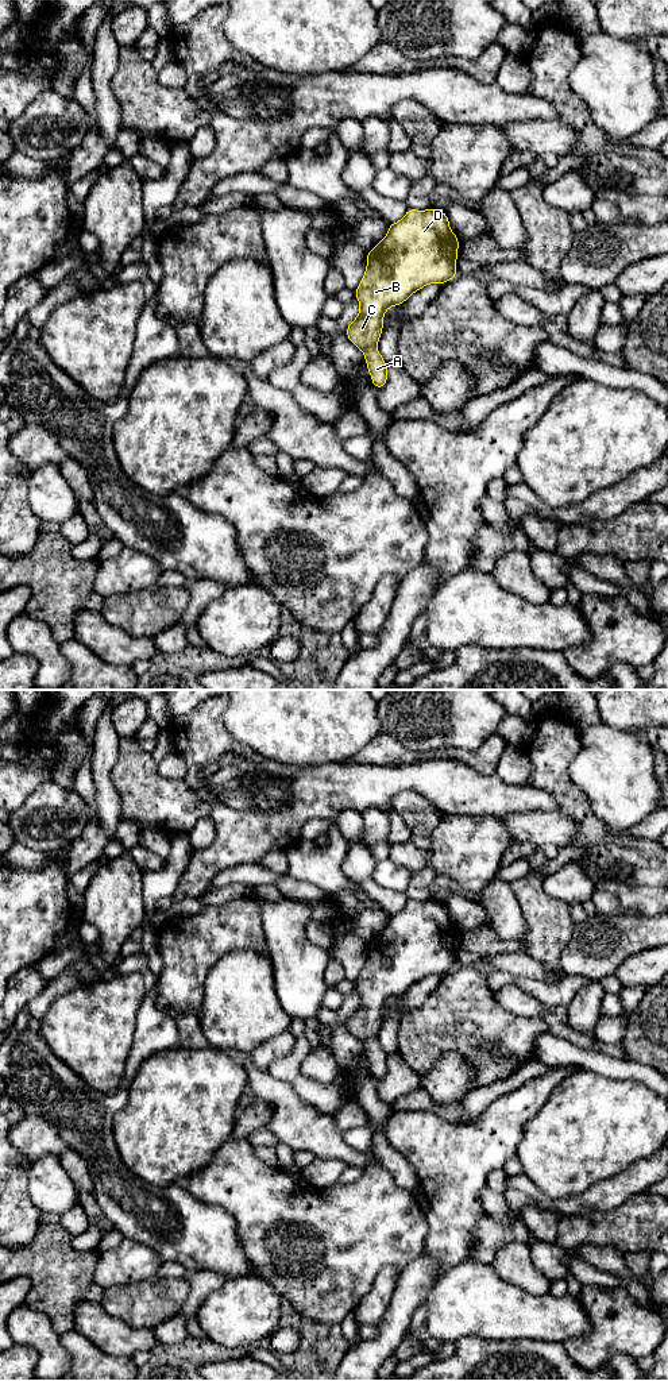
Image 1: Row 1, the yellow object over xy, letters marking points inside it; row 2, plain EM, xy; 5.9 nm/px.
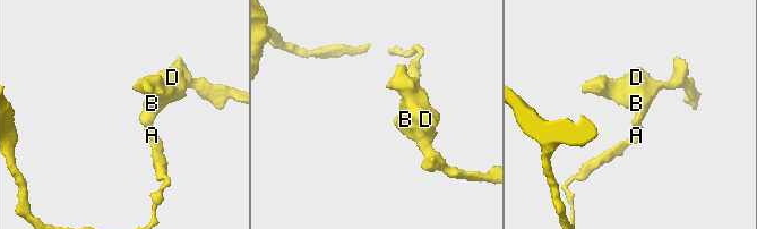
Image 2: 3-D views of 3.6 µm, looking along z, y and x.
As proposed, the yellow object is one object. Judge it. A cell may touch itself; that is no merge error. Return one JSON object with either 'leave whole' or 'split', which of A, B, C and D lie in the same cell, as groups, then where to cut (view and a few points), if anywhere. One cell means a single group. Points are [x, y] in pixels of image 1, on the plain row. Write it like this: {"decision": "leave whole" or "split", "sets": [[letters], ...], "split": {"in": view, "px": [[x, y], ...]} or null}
{"decision": "split", "sets": [["A"], ["B", "C", "D"]], "split": {"in": "xy", "px": [[375, 1036], [363, 1041]]}}

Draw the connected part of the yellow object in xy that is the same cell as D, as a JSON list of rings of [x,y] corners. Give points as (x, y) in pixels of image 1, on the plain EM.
[[[409,899],[405,907],[389,917],[386,927],[367,942],[364,967],[355,980],[360,995],[358,1008],[347,1018],[348,1031],[359,1041],[377,1037],[383,1022],[383,1007],[390,998],[403,995],[429,975],[445,975],[457,967],[459,929],[452,923],[445,903]]]

